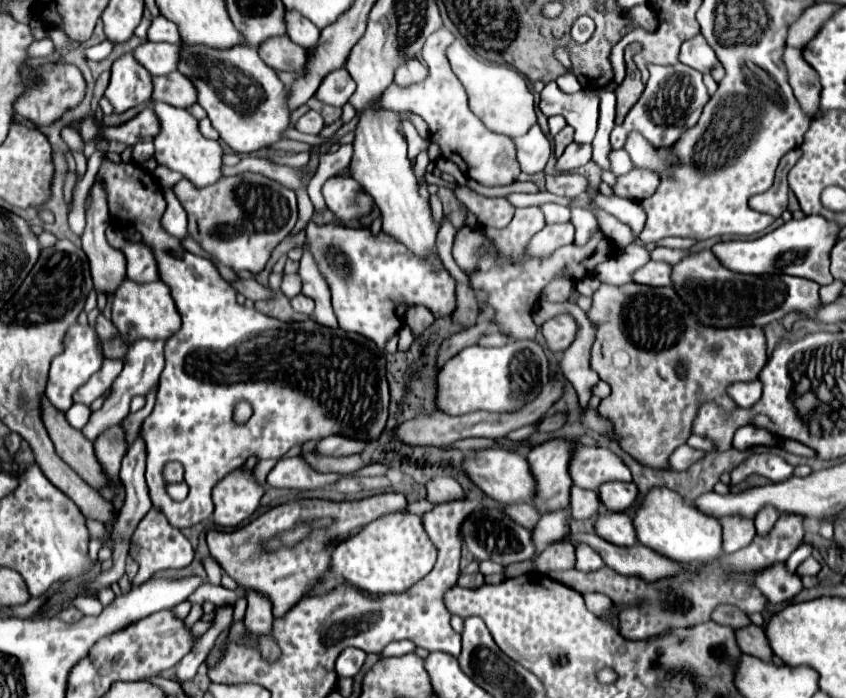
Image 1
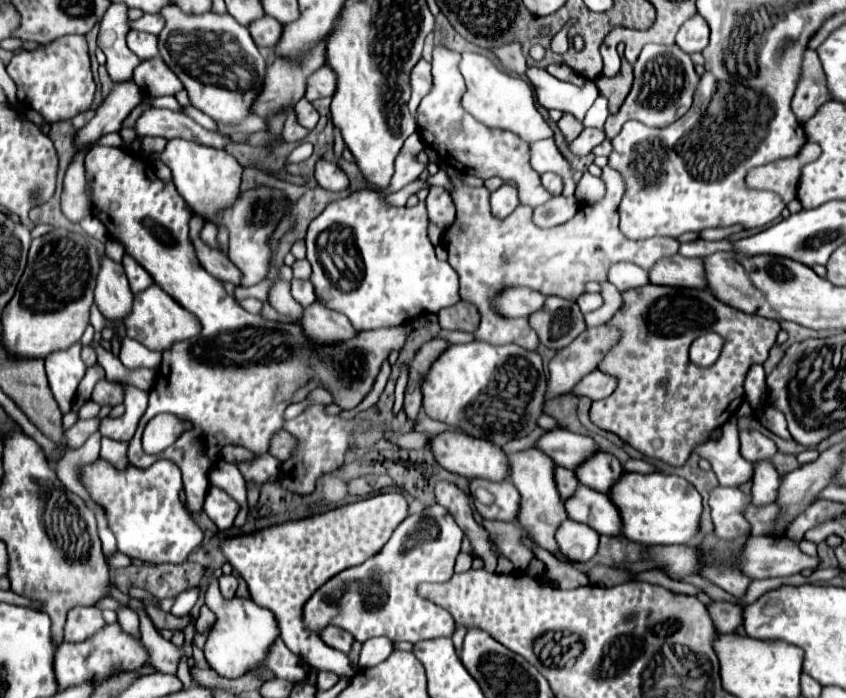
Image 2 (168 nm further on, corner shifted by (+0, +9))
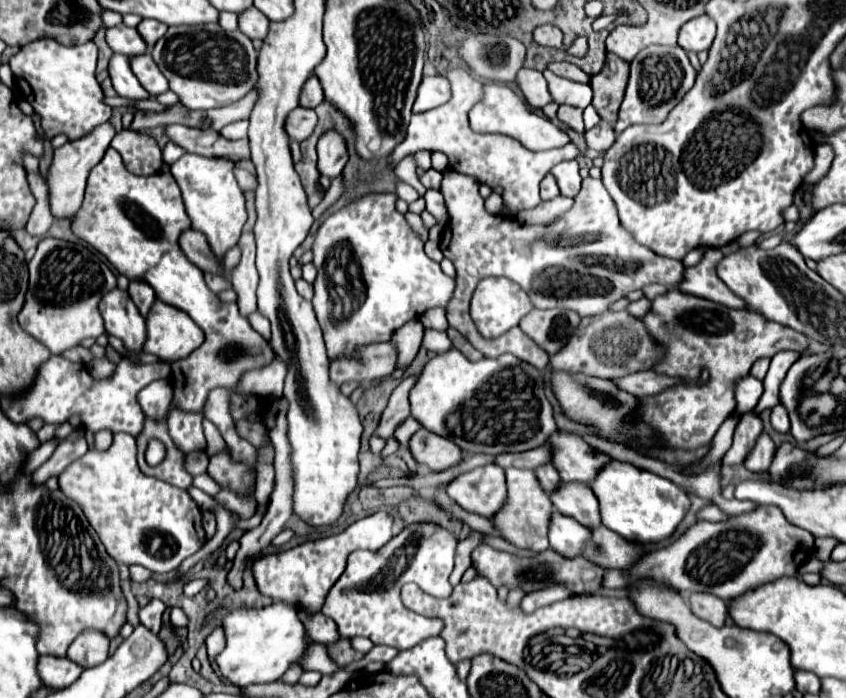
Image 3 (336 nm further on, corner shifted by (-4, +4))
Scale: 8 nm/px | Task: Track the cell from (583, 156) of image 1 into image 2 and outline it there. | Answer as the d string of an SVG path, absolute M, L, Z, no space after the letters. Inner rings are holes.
M585 128L571 144L571 152L575 156L587 156L597 144L601 144L605 140L605 132L603 130L597 130L597 128Z

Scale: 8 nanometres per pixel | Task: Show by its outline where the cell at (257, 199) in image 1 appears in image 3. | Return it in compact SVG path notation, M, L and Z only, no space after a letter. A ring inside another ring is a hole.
M253 233L241 235L239 247L243 251L241 263L231 273L231 283L237 293L237 305L243 317L249 317L257 311L257 297L255 289L259 283L259 273L255 269L255 239Z

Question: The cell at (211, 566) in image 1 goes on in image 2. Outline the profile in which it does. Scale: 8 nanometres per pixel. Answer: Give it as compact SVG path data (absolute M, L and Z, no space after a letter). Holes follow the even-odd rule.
M215 577L211 578L210 585L205 590L205 604L217 614L217 622L203 648L209 666L225 678L237 678L247 674L251 668L261 666L269 646L279 636L275 616L269 610L251 602L251 598L223 600L219 592L218 579Z

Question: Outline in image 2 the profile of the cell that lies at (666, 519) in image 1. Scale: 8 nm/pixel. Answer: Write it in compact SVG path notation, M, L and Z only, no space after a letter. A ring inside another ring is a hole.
M623 474L611 492L611 500L621 512L623 536L645 546L653 544L687 544L701 528L701 494L681 476L673 474Z

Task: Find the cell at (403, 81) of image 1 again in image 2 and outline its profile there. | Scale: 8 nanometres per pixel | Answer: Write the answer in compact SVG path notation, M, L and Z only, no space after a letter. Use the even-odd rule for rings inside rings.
M419 60L415 68L411 70L411 100L409 110L411 114L417 112L417 106L421 98L431 90L431 64L425 60Z

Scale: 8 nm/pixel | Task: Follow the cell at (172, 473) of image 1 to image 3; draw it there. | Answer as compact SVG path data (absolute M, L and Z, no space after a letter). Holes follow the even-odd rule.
M117 433L113 445L107 451L87 451L87 455L73 461L59 475L59 489L65 497L79 503L87 521L97 531L101 543L107 553L123 565L143 565L153 573L169 573L175 571L183 559L191 557L205 543L205 531L201 525L201 511L197 503L189 497L187 491L177 489L169 483L163 483L155 477L147 477L141 473L135 459L135 439L127 433Z

